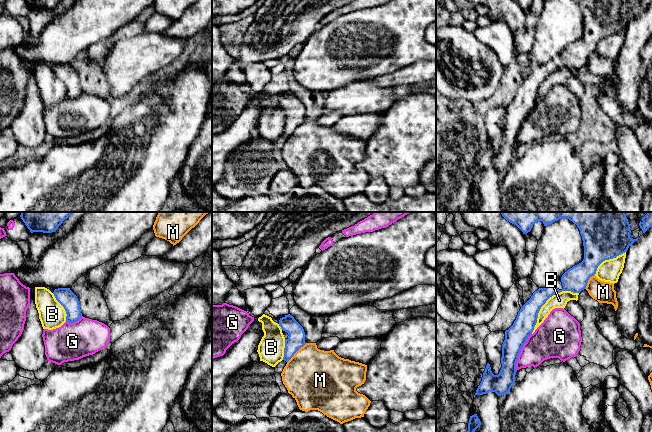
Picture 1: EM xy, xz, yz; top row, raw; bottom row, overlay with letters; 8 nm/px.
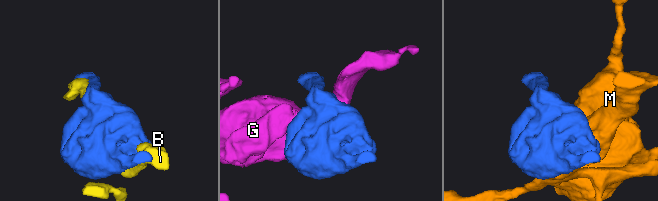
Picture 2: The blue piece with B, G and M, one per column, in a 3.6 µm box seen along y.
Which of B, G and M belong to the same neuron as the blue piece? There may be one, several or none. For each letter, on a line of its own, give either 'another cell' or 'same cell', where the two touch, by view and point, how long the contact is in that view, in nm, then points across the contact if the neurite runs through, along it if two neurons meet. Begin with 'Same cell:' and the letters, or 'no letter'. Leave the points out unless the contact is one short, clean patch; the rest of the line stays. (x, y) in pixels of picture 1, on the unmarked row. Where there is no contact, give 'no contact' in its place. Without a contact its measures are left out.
Same cell: no letter
B: another cell; contact yz (546, 76); length 500 nm
G: another cell; contact yz (520, 127); length 320 nm
M: another cell; contact xz (296, 127); length 220 nm

